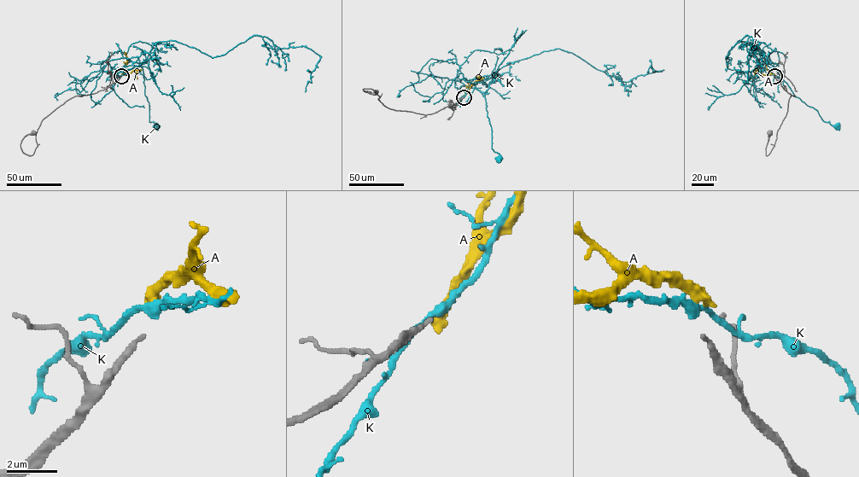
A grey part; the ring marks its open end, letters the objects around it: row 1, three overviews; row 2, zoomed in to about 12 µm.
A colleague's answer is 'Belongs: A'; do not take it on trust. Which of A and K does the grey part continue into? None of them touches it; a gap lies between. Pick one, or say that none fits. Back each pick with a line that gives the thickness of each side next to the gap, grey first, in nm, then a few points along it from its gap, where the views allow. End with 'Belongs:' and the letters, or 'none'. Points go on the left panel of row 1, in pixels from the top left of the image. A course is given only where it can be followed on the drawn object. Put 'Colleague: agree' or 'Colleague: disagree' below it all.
Belongs: none
Colleague: disagree

